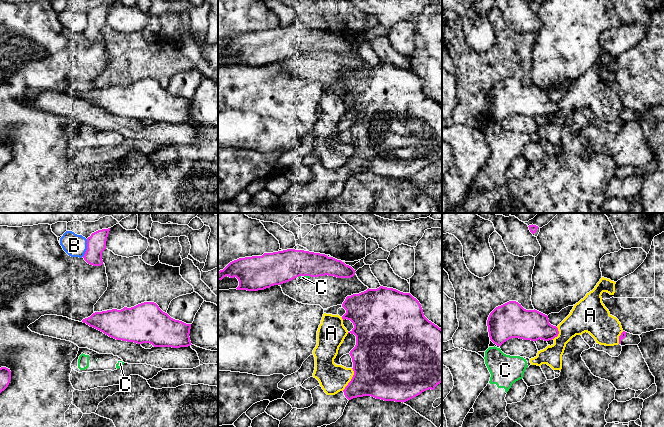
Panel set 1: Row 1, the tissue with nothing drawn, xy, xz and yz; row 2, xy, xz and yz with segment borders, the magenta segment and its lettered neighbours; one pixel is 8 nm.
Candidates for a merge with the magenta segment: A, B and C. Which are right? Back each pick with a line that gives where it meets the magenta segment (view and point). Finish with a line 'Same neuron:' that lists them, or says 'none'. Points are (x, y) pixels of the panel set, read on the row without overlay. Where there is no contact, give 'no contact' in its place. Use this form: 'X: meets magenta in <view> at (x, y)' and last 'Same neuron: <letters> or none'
Same neuron: none

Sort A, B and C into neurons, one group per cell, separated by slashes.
A C / B

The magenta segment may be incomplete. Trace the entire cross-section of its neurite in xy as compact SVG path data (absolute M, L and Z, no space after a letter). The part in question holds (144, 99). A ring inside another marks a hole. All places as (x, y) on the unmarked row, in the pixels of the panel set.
M144 78L131 84L124 83L121 86L95 88L82 98L116 116L137 120L150 119L154 123L180 124L192 121L189 113L191 100L171 94L154 78Z

